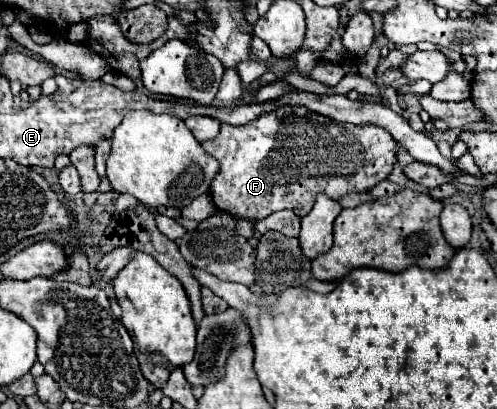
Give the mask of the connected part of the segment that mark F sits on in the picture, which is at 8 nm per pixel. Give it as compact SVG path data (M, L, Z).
M282 105L270 113L262 113L252 123L238 127L222 123L218 137L202 143L202 147L220 163L220 173L210 185L212 201L218 209L244 219L264 219L280 209L292 209L296 215L304 217L314 205L314 181L316 193L326 193L334 201L346 193L368 191L390 175L398 149L388 131L378 125L366 123L364 127L358 127L352 123L338 123L336 119L298 105Z

